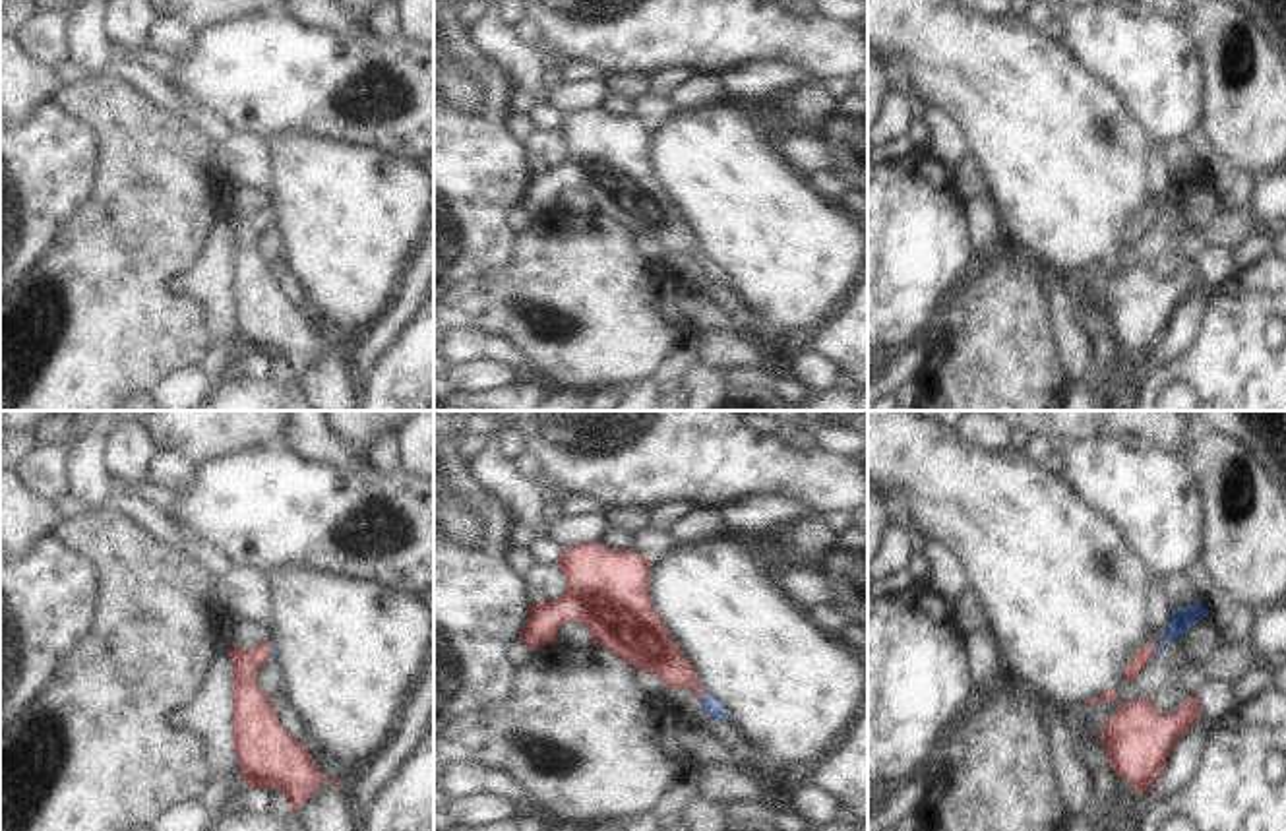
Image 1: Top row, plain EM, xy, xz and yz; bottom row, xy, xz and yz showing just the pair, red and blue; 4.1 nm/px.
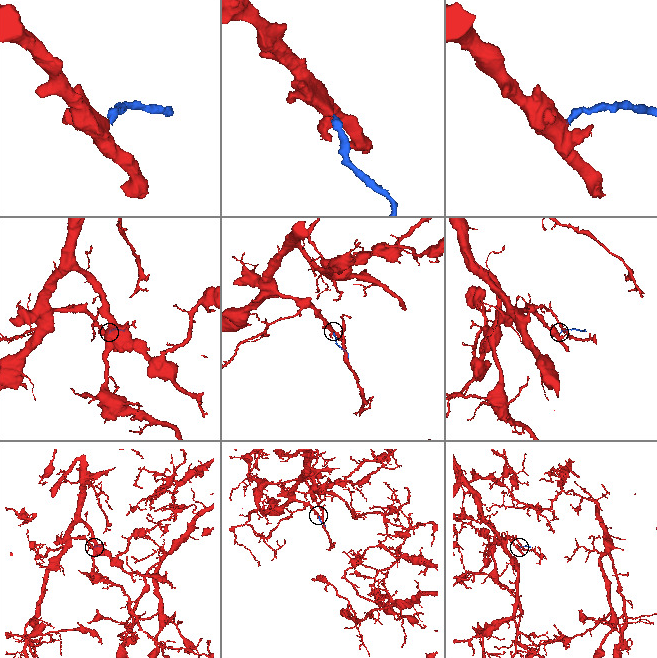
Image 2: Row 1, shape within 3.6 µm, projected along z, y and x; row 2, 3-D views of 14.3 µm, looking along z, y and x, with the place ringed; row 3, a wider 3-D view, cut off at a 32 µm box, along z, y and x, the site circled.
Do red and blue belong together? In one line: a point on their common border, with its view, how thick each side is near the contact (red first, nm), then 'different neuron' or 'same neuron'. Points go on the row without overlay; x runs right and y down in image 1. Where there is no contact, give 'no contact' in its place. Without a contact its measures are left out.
xz (702, 262) | 170/70 nm | same neuron

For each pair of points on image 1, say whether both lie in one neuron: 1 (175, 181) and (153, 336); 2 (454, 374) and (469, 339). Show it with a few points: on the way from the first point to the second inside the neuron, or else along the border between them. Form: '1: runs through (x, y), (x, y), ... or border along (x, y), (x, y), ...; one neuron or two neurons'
1: runs through (153, 219), (153, 297); one neuron
2: border along (504, 365), (496, 361), (467, 361), (454, 367); two neurons

